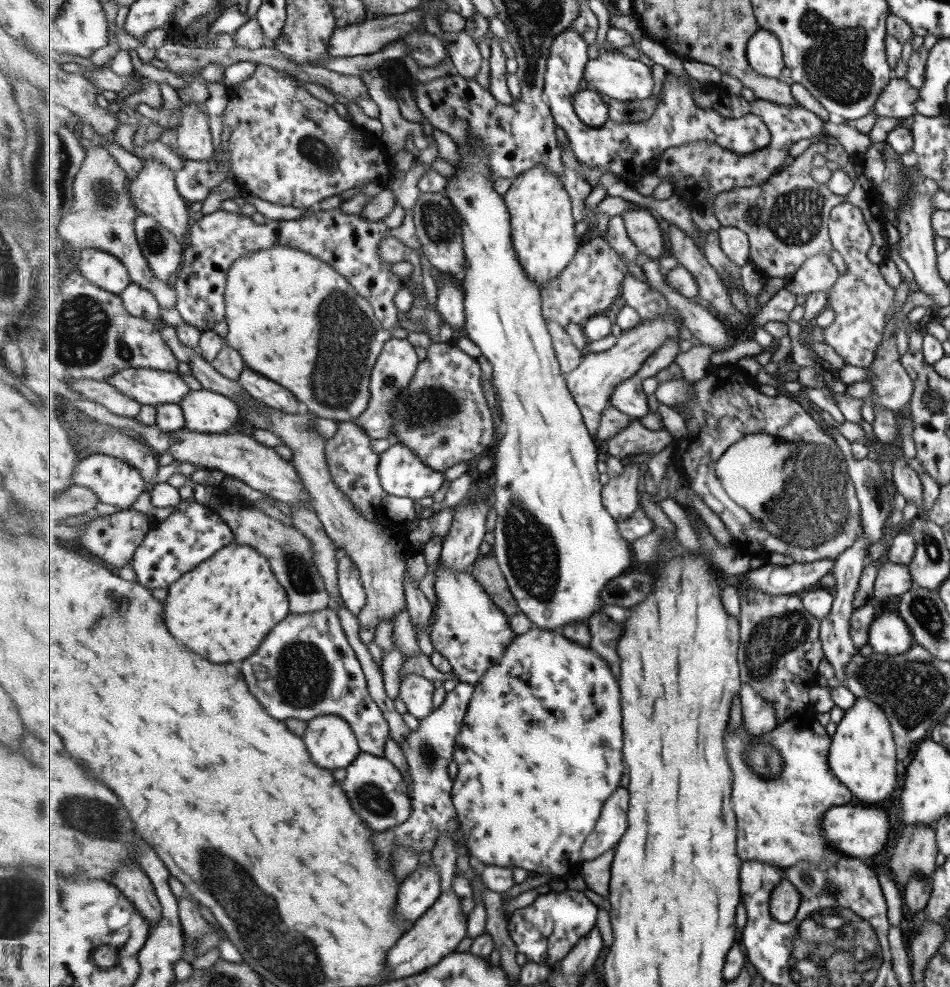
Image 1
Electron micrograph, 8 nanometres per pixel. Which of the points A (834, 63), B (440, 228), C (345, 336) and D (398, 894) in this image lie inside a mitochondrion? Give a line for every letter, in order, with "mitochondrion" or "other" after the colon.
A: mitochondrion
B: mitochondrion
C: mitochondrion
D: other

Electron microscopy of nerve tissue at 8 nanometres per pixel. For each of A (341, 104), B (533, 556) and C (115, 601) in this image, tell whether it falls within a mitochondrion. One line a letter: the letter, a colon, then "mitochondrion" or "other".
A: other
B: mitochondrion
C: mitochondrion

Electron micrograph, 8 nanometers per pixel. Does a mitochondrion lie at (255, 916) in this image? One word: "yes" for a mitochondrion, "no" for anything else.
yes

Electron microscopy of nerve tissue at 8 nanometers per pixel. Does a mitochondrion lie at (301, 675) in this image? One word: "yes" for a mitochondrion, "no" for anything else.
yes

